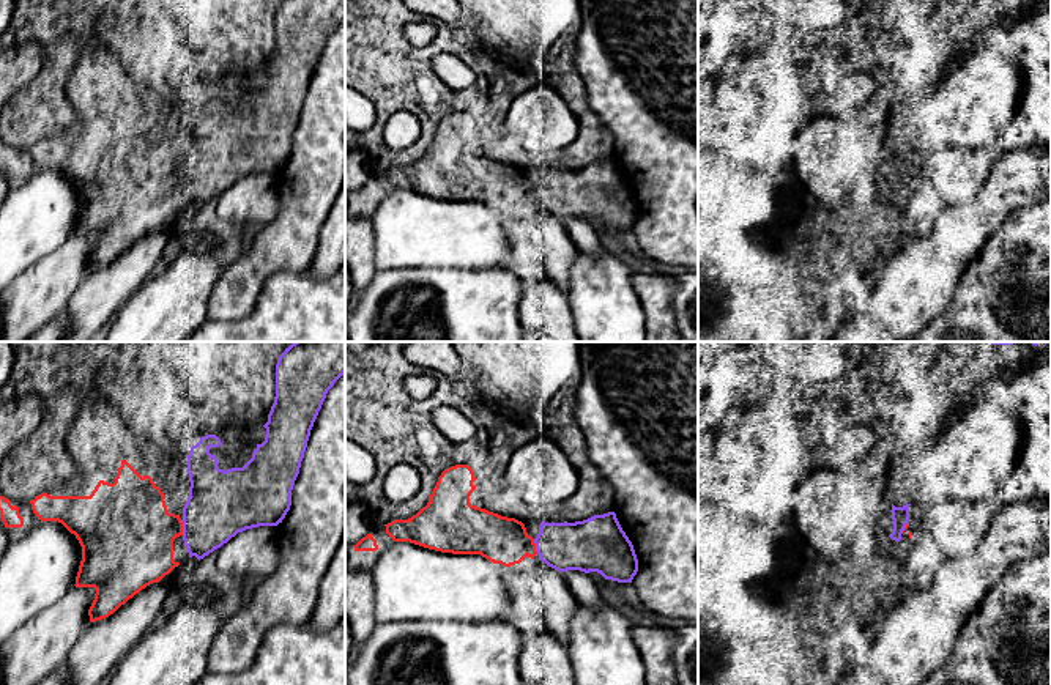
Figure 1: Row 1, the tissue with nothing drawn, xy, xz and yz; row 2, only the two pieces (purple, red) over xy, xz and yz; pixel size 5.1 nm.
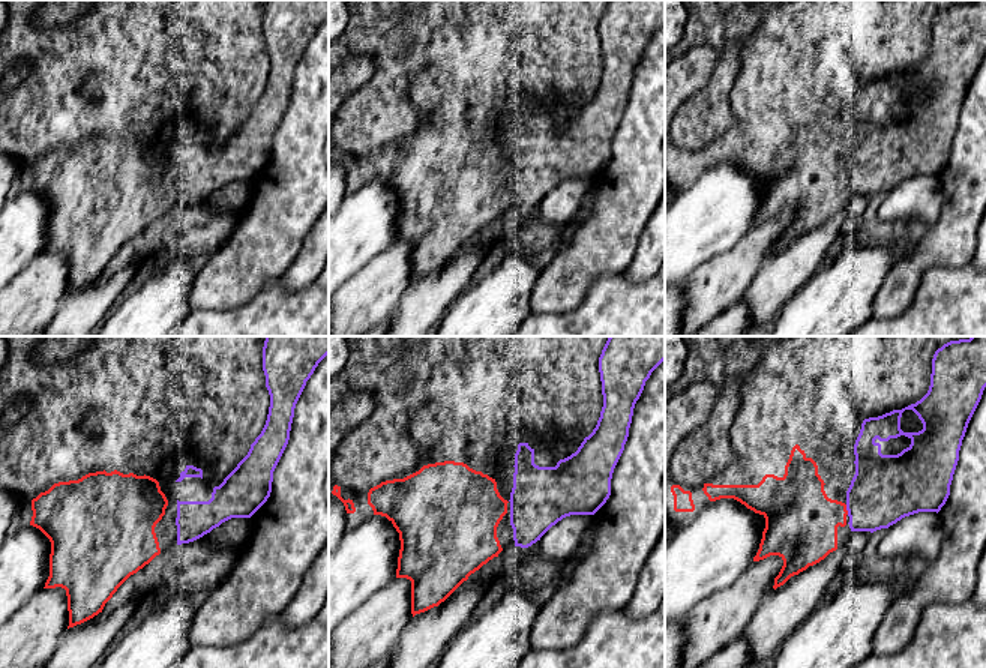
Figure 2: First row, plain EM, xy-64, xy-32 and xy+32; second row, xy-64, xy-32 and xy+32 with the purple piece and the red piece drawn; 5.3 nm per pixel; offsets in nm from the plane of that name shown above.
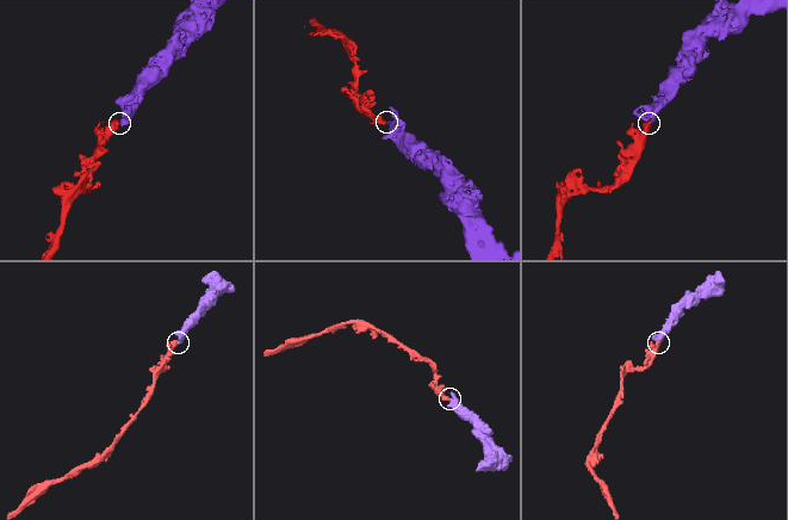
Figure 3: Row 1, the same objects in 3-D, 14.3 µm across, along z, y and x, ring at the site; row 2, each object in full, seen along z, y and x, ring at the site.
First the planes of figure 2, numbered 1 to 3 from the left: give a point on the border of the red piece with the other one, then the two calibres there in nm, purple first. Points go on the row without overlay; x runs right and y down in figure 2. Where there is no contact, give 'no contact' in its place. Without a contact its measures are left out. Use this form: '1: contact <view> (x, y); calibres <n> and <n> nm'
1: no contact
2: no contact
3: contact xy+32 (847, 173); calibres 360 and 380 nm

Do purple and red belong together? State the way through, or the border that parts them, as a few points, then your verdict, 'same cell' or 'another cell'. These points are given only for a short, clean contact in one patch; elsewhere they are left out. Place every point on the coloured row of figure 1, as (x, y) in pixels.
same cell

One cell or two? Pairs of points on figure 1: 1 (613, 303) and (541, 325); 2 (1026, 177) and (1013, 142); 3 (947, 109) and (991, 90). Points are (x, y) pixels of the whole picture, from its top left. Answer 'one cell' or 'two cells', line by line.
1: two cells
2: two cells
3: one cell

